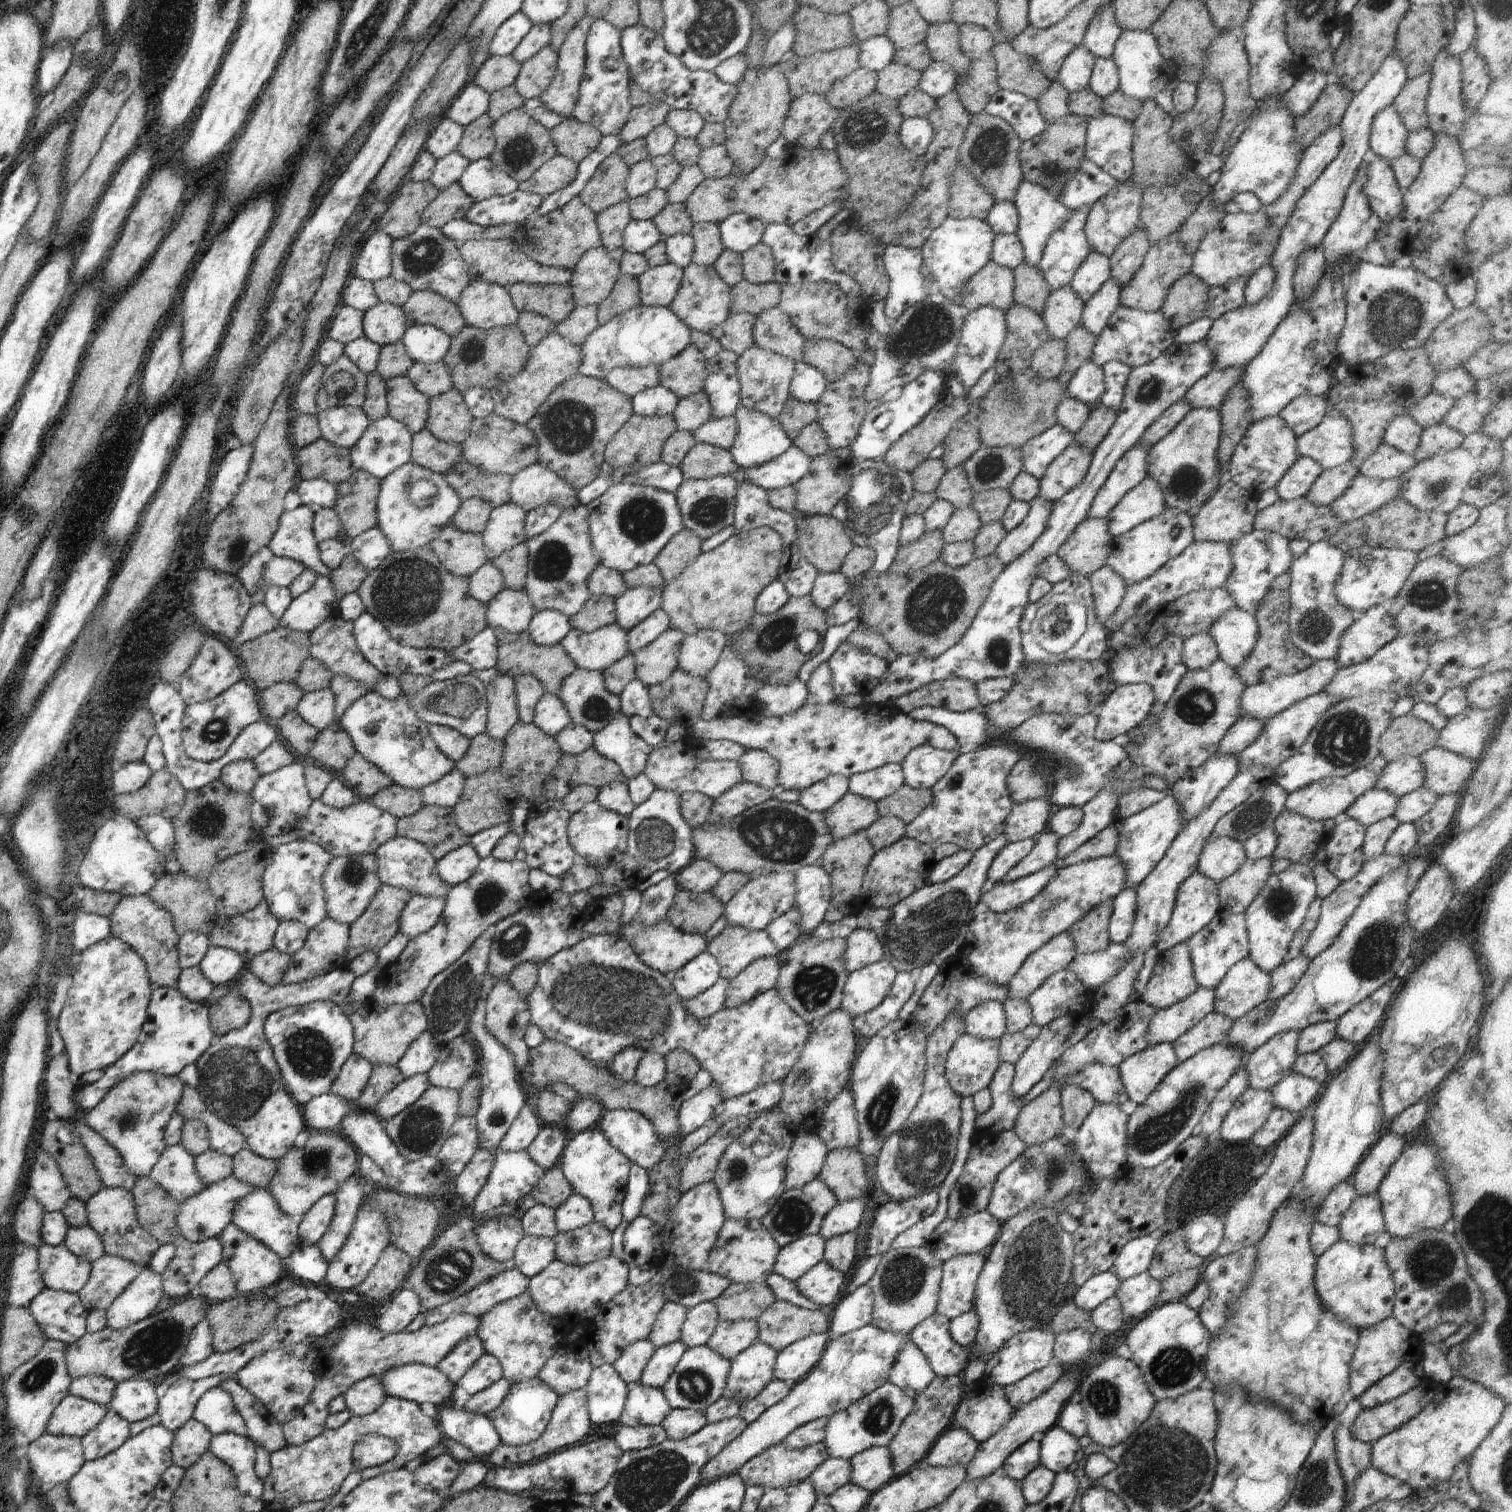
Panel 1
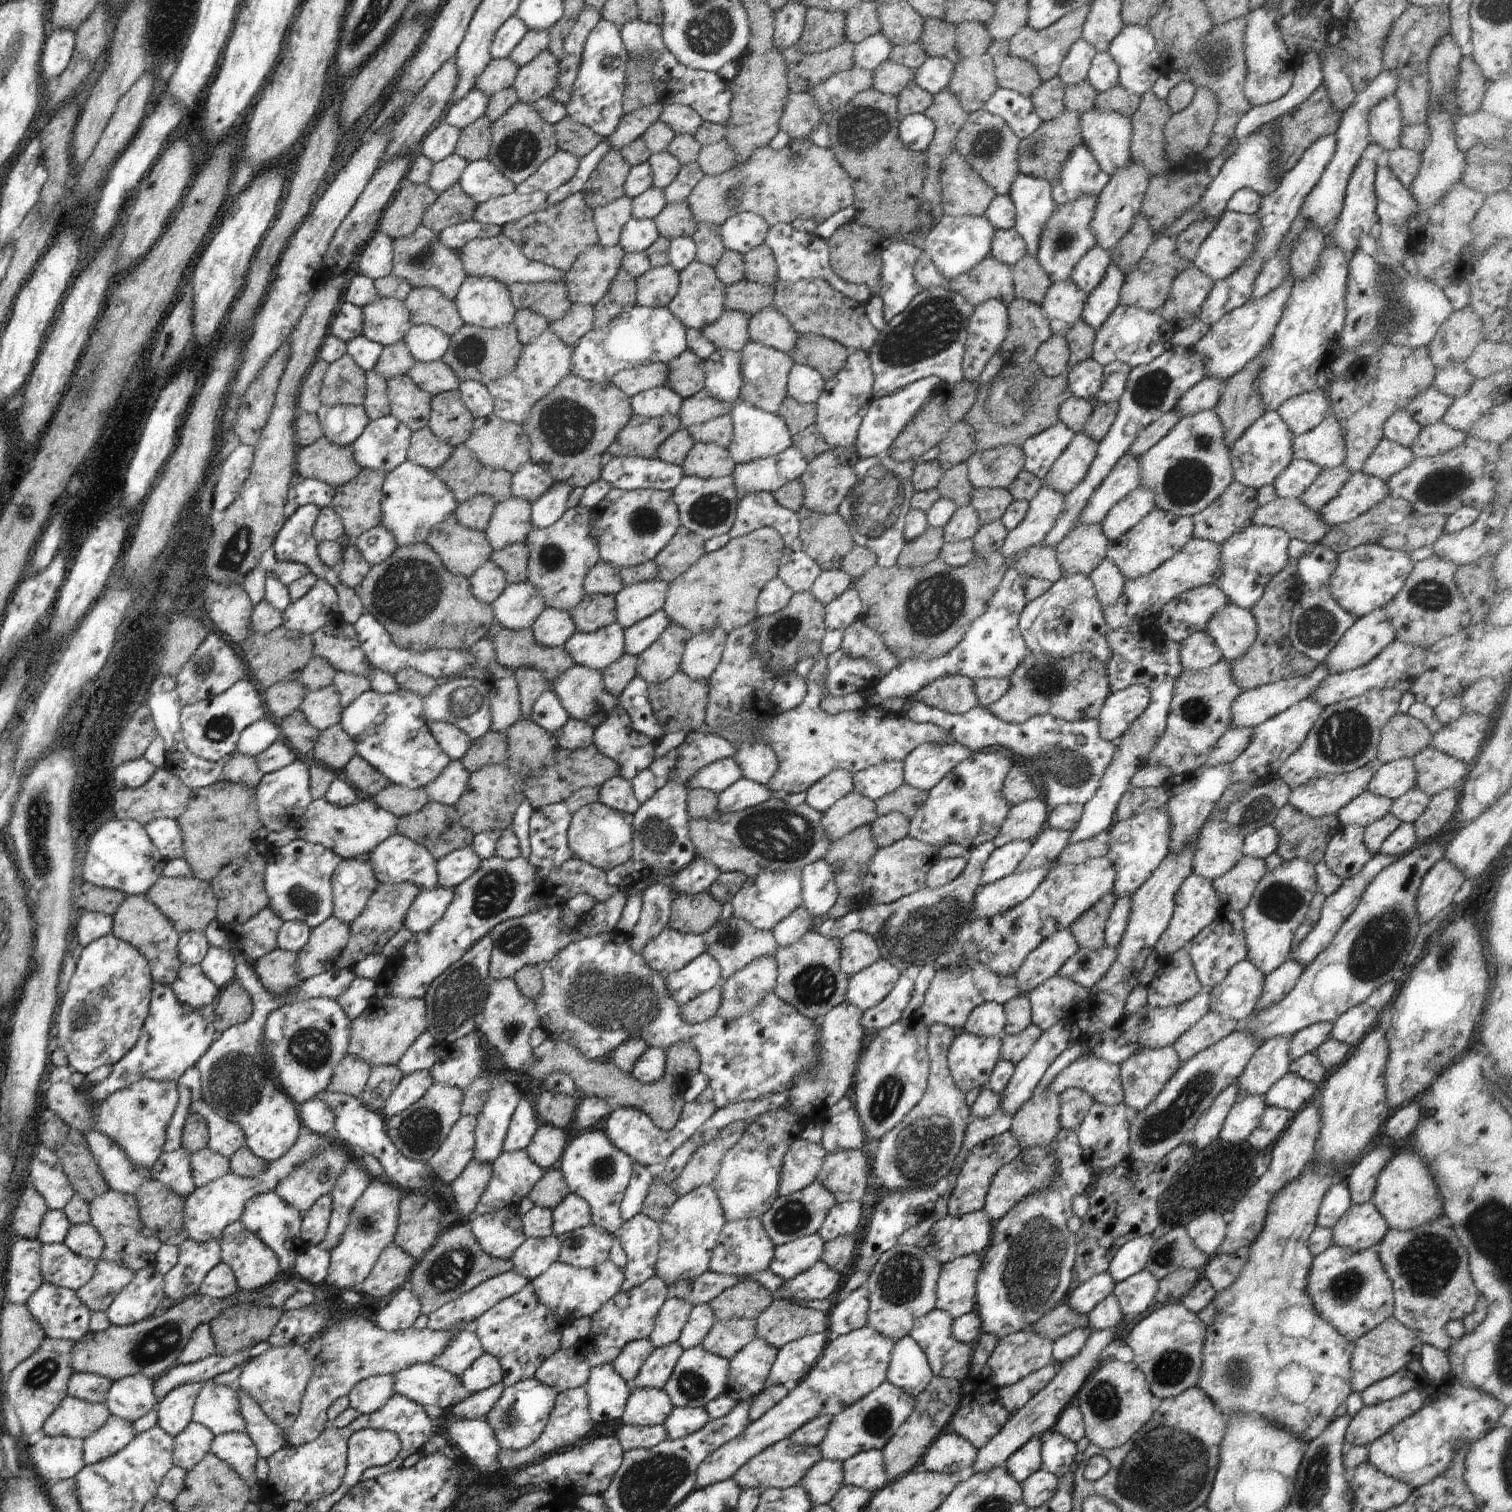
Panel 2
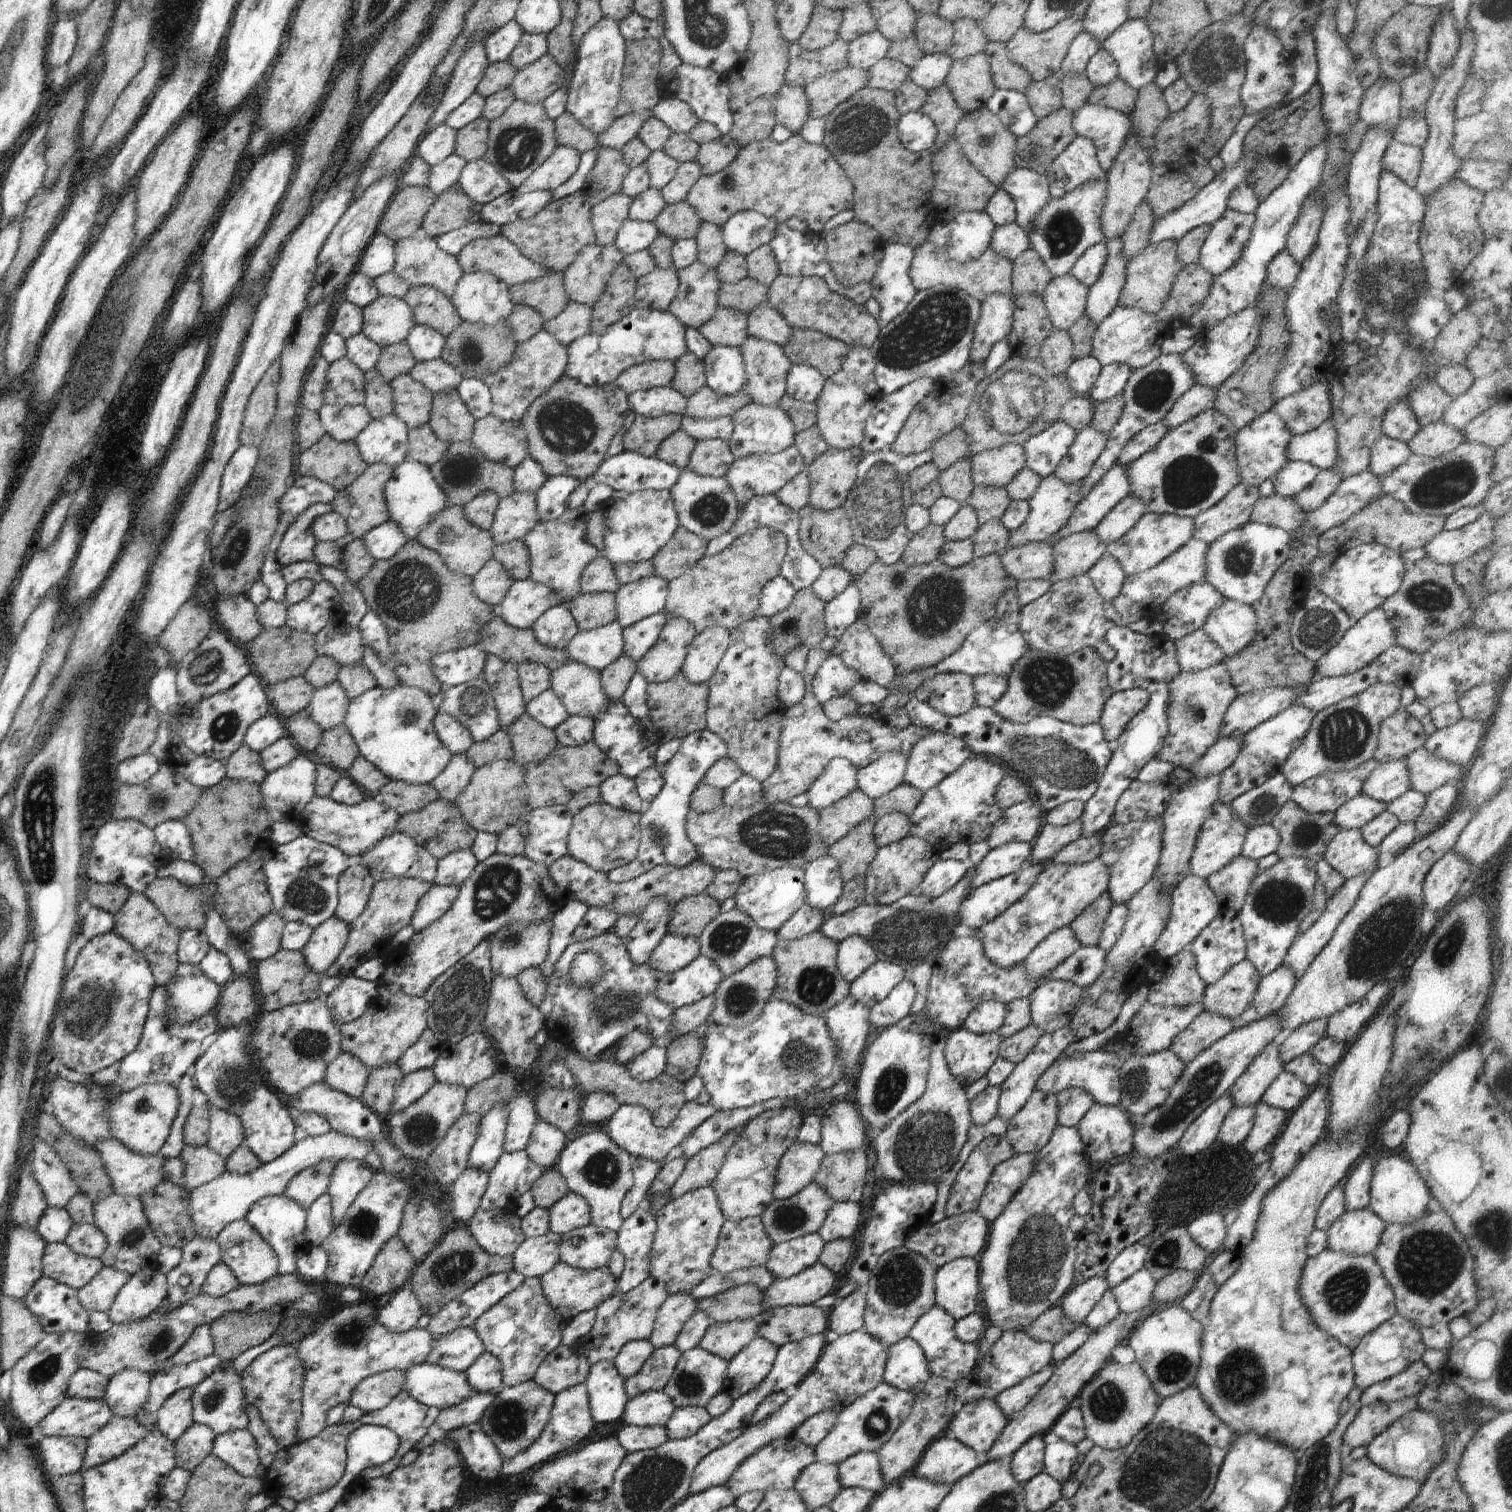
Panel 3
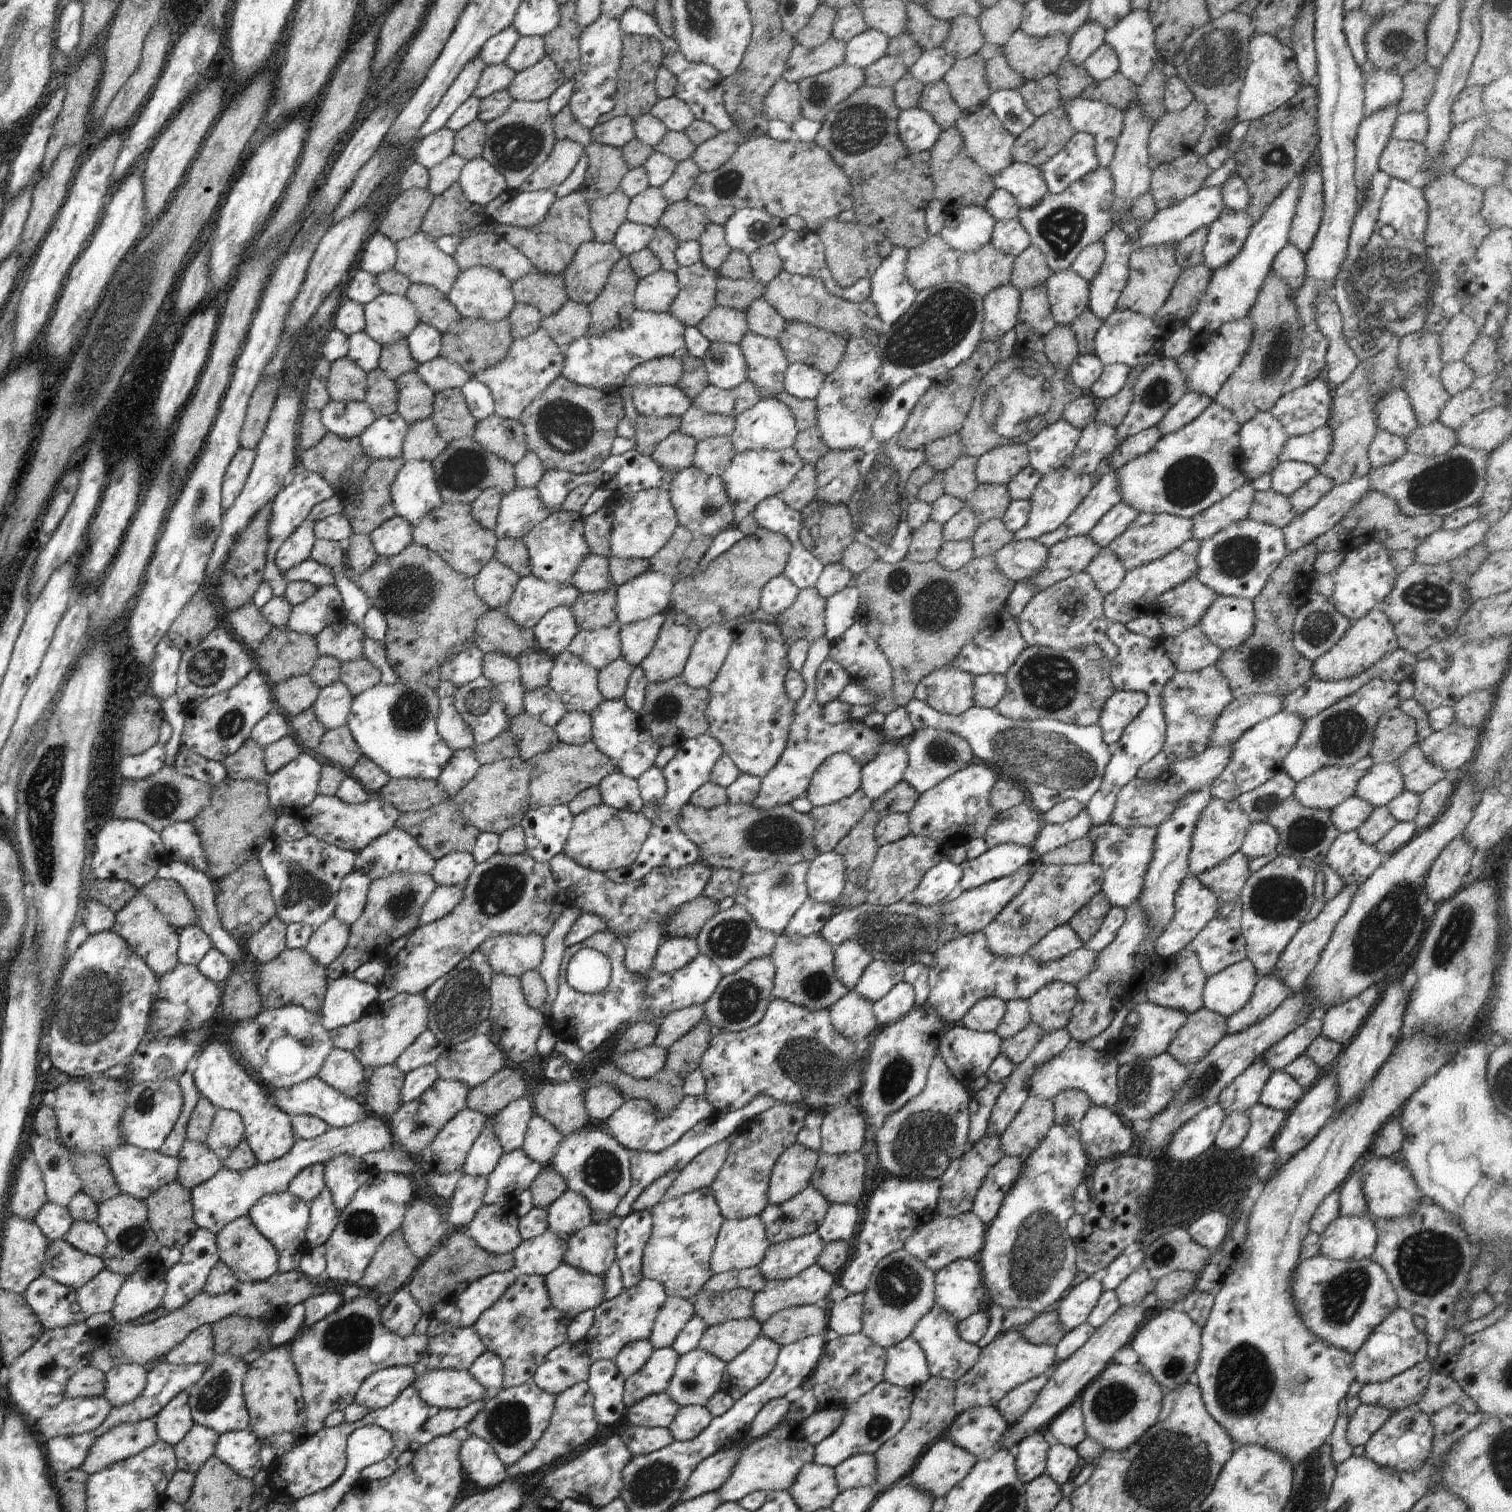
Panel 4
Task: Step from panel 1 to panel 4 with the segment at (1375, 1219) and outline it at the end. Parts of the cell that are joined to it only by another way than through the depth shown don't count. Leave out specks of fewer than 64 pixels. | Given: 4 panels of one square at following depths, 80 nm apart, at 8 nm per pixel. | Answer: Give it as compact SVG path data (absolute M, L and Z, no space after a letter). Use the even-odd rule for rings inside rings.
M1338 1217L1320 1235L1319 1254L1337 1261L1370 1259L1377 1243L1377 1228L1372 1219L1365 1217Z

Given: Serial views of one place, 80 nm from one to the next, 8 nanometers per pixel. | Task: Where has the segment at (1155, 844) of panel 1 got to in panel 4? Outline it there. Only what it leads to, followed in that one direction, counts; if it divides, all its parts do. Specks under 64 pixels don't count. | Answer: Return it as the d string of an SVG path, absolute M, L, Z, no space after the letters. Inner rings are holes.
M1110 822L1092 827L1086 834L1093 844L1093 855L1091 860L1102 868L1102 888L1101 891L1106 895L1108 902L1112 907L1120 907L1126 910L1134 901L1138 900L1146 869L1153 857L1154 839L1157 833L1157 827L1129 827L1121 826Z

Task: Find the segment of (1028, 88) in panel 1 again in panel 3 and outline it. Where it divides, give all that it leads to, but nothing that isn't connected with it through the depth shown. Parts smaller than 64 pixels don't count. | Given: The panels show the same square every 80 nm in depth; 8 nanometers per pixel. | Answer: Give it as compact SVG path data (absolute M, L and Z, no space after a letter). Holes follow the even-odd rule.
M990 41L983 52L989 56L991 79L997 89L1023 93L1030 86L1030 75L1010 60L1004 43Z

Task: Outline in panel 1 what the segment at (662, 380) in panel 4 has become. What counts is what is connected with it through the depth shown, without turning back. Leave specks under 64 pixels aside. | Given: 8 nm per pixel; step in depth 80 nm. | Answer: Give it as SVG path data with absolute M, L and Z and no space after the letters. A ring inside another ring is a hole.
M657 365L645 367L616 367L604 380L616 390L630 398L639 392L660 385L659 368Z

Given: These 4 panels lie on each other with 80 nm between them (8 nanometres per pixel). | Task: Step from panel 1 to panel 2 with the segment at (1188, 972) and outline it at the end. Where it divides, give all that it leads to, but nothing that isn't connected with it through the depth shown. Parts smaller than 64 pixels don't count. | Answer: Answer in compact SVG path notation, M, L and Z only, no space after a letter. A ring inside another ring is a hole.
M1185 948L1159 959L1154 980L1146 988L1148 1007L1154 1008L1179 1005L1205 991Z

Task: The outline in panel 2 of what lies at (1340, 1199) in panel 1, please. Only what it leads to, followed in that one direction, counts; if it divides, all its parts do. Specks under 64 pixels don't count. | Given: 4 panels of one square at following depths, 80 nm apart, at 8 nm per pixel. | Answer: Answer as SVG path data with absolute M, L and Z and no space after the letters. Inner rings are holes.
M1343 1178L1339 1179L1326 1191L1322 1199L1317 1214L1316 1226L1332 1229L1351 1205L1350 1191L1346 1181Z

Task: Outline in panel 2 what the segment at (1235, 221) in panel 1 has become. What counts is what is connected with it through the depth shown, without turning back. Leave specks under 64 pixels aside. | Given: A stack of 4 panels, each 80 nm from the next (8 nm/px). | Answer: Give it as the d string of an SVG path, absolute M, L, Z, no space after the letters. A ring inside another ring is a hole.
M1224 211L1214 230L1200 245L1193 266L1204 271L1214 282L1226 278L1232 271L1240 268L1251 255L1258 240L1259 222L1256 215L1247 215L1234 211Z

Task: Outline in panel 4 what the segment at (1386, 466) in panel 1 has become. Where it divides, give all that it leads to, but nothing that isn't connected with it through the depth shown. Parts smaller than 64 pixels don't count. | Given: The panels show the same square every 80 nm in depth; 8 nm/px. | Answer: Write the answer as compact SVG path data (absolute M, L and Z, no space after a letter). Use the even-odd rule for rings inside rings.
M1380 428L1374 435L1368 452L1373 468L1383 467L1408 453L1404 437Z

